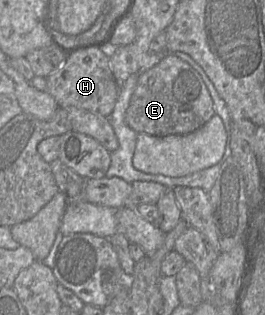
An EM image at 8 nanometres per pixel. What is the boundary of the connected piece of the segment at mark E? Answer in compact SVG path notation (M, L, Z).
M172 53L143 73L125 113L127 125L148 135L184 135L197 130L215 115L213 101L200 74Z

